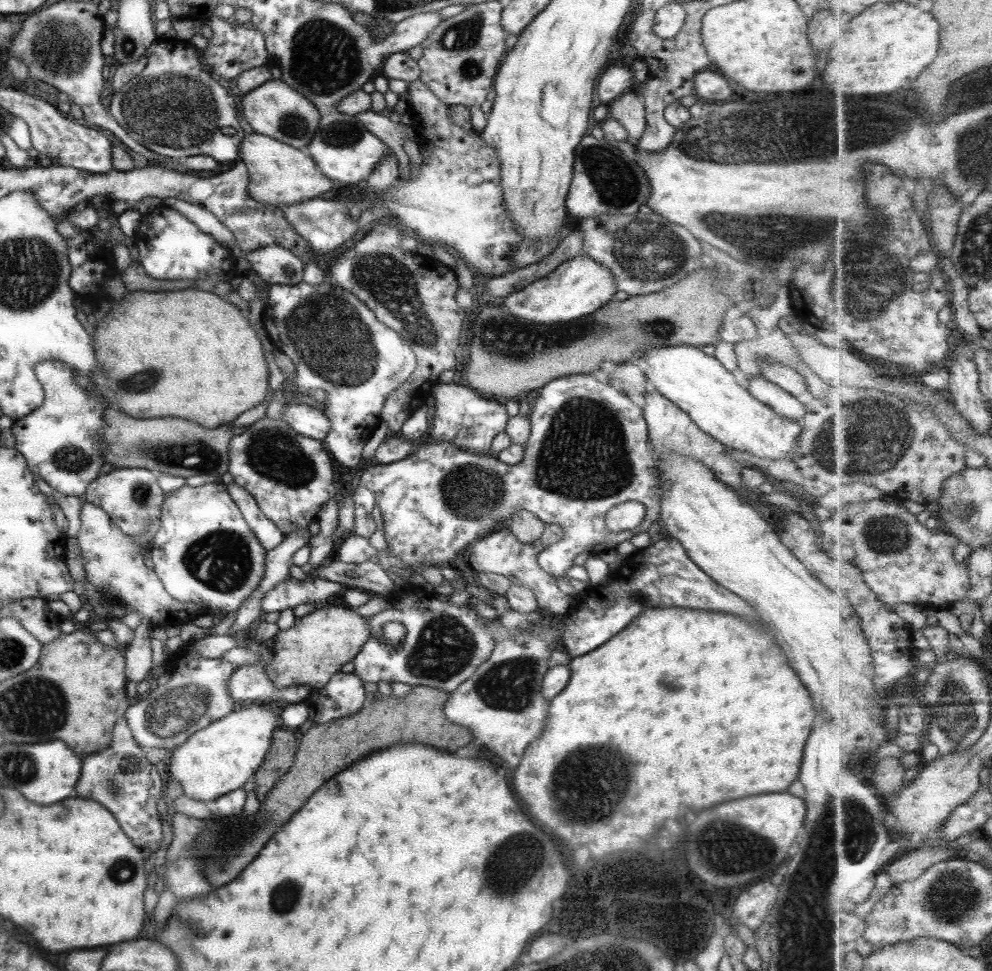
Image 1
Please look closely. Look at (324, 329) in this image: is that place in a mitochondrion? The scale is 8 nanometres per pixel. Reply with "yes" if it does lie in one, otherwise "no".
yes

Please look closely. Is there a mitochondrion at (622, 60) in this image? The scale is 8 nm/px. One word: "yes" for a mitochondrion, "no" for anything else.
no

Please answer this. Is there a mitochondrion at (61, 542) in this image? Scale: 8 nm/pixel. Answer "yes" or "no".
no

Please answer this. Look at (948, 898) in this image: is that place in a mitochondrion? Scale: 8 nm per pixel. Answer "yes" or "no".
yes

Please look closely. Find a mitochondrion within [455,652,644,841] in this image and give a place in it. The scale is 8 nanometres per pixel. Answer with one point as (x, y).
(591, 783)

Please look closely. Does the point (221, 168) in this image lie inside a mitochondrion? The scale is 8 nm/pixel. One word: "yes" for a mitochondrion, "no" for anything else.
no

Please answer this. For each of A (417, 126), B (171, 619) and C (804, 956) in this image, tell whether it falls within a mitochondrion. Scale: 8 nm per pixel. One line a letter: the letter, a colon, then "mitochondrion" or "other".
A: other
B: other
C: mitochondrion

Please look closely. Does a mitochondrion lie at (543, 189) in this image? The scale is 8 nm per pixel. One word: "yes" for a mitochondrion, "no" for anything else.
no

